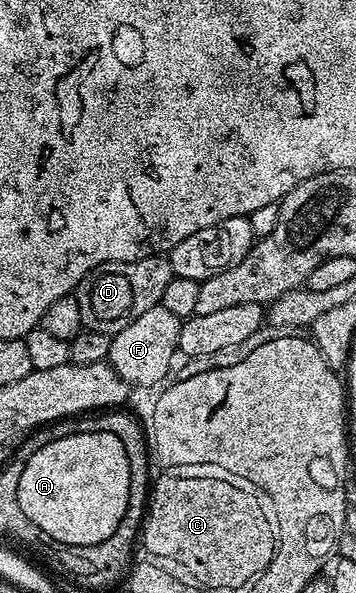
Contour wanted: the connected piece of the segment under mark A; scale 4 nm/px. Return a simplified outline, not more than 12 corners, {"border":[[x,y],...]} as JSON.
{"border":[[120,435],[49,442],[18,504],[50,541],[116,533],[131,486]]}

